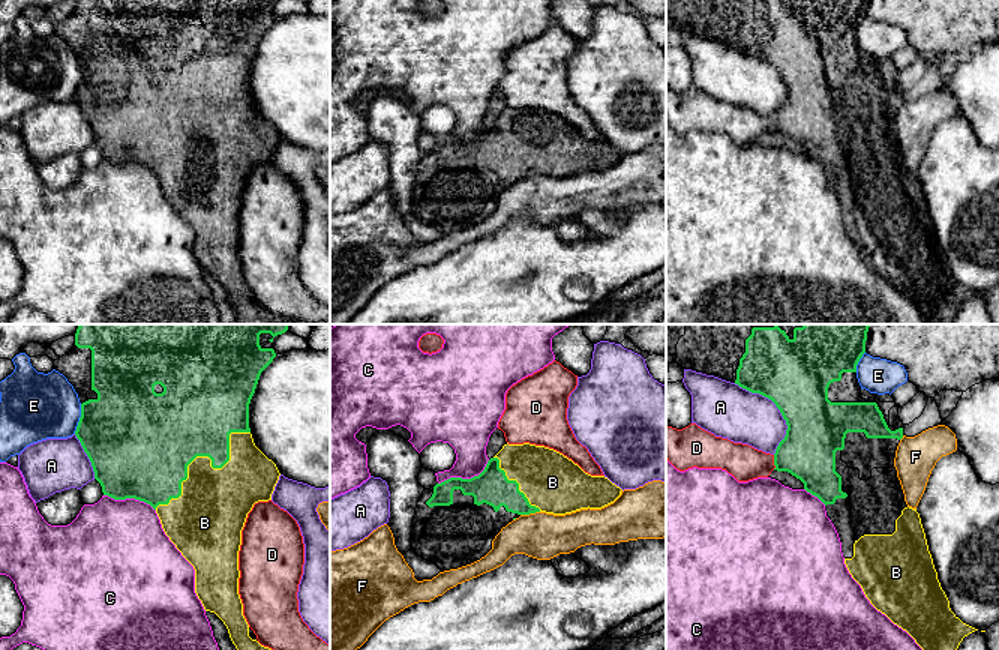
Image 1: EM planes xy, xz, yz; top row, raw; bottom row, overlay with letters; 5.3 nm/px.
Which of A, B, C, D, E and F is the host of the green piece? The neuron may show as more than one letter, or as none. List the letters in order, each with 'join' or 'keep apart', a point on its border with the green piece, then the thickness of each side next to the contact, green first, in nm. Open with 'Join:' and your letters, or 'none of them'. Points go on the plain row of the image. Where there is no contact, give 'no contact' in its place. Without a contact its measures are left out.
Join: B
A: keep apart; contact yz (777, 71); calibres 380 and 280 nm
B: join; contact xy (206, 119); calibres 420 and 360 nm
C: keep apart; contact xz (465, 143); calibres 190 and 220 nm
D: keep apart; contact yz (774, 126); calibres 300 and 190 nm
E: keep apart; contact xy (80, 83); calibres 460 and 360 nm
F: keep apart; contact xz (530, 176); calibres 190 and 260 nm

